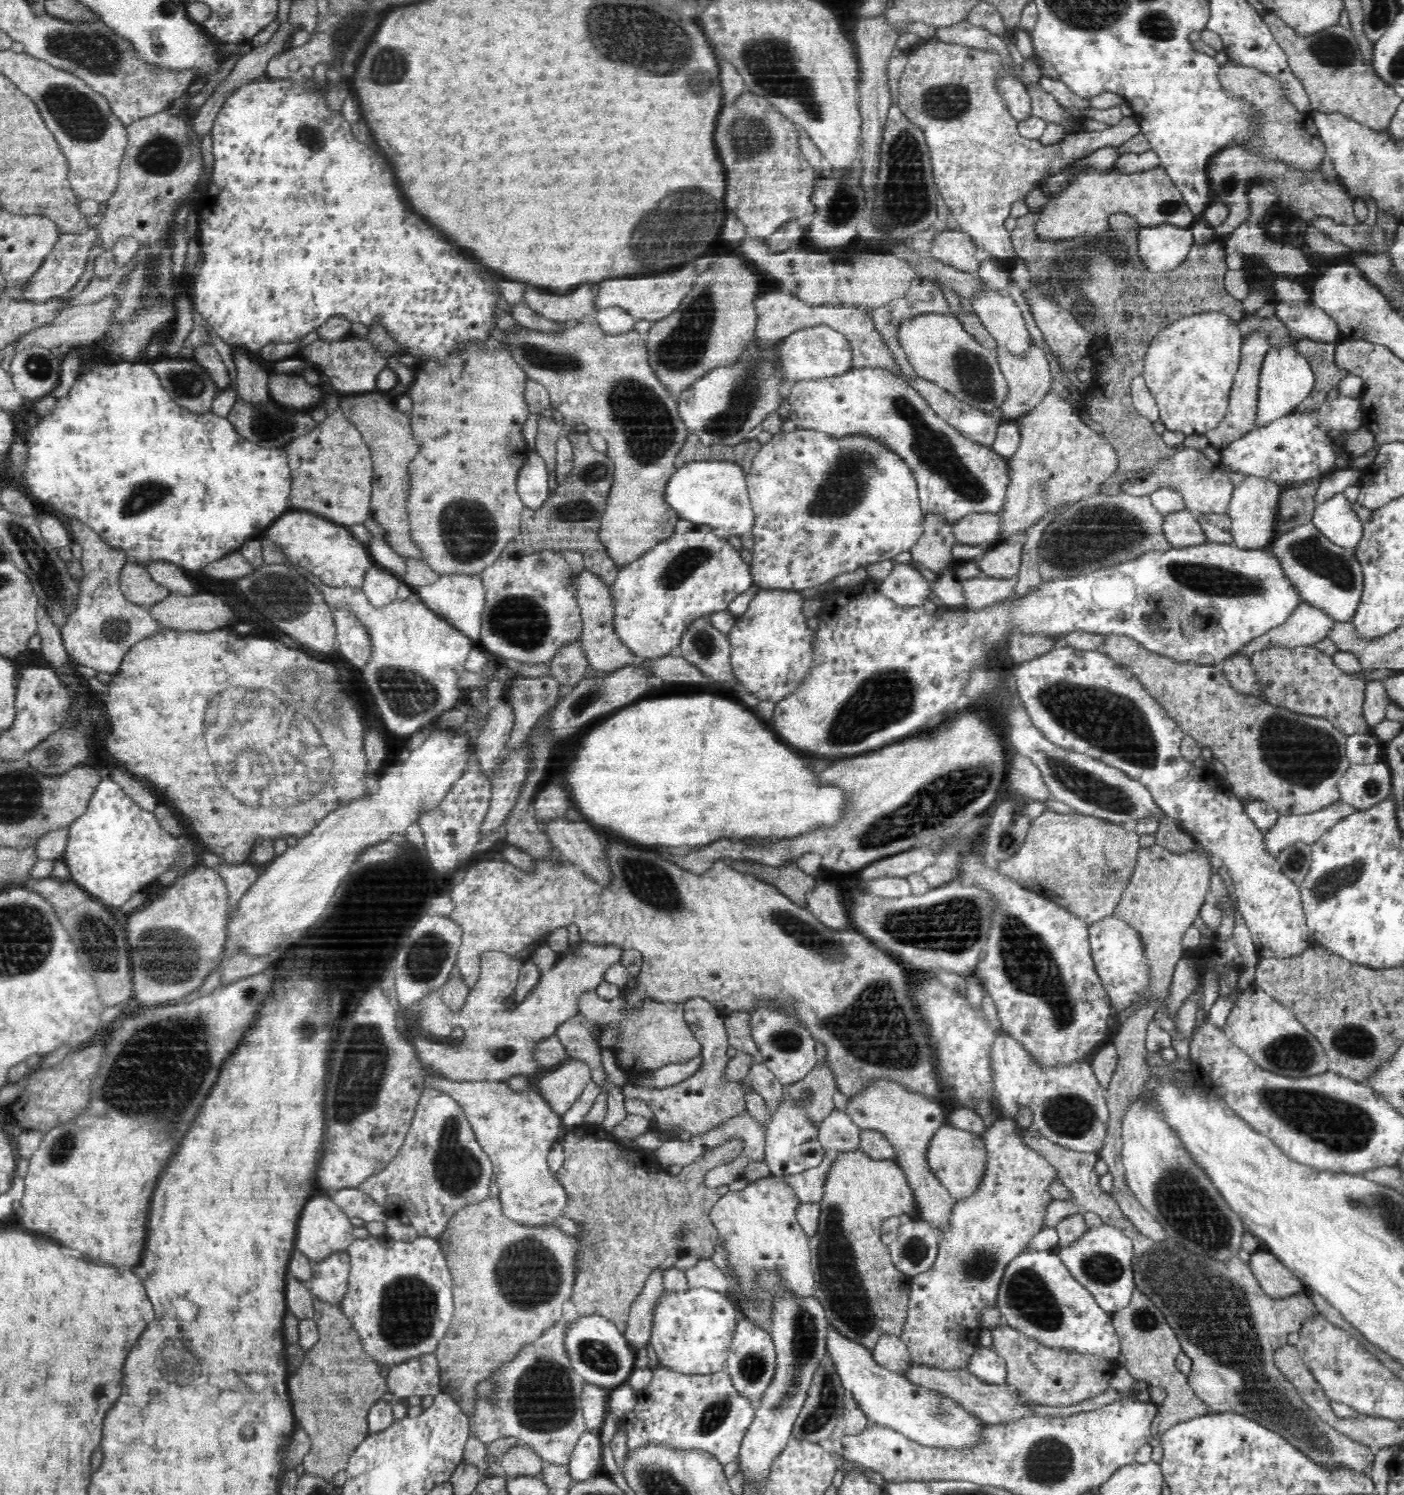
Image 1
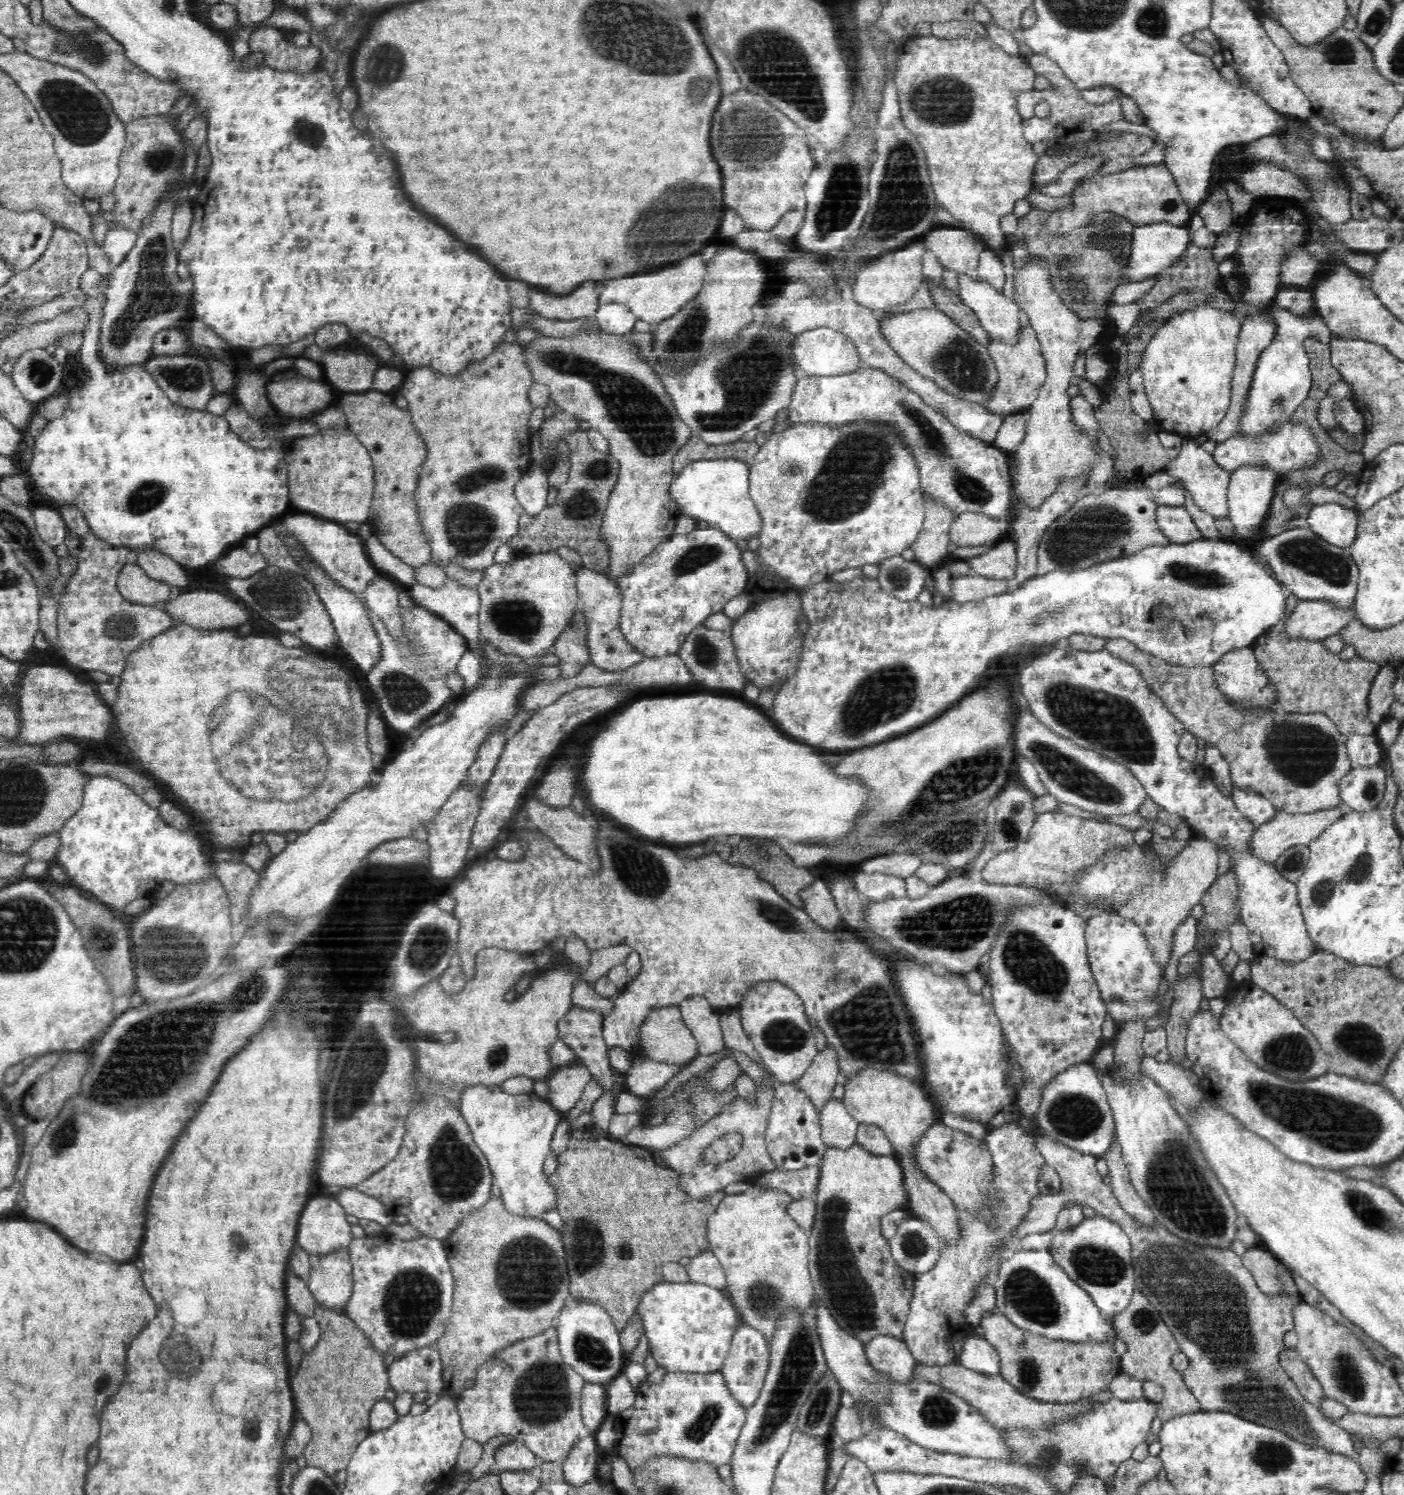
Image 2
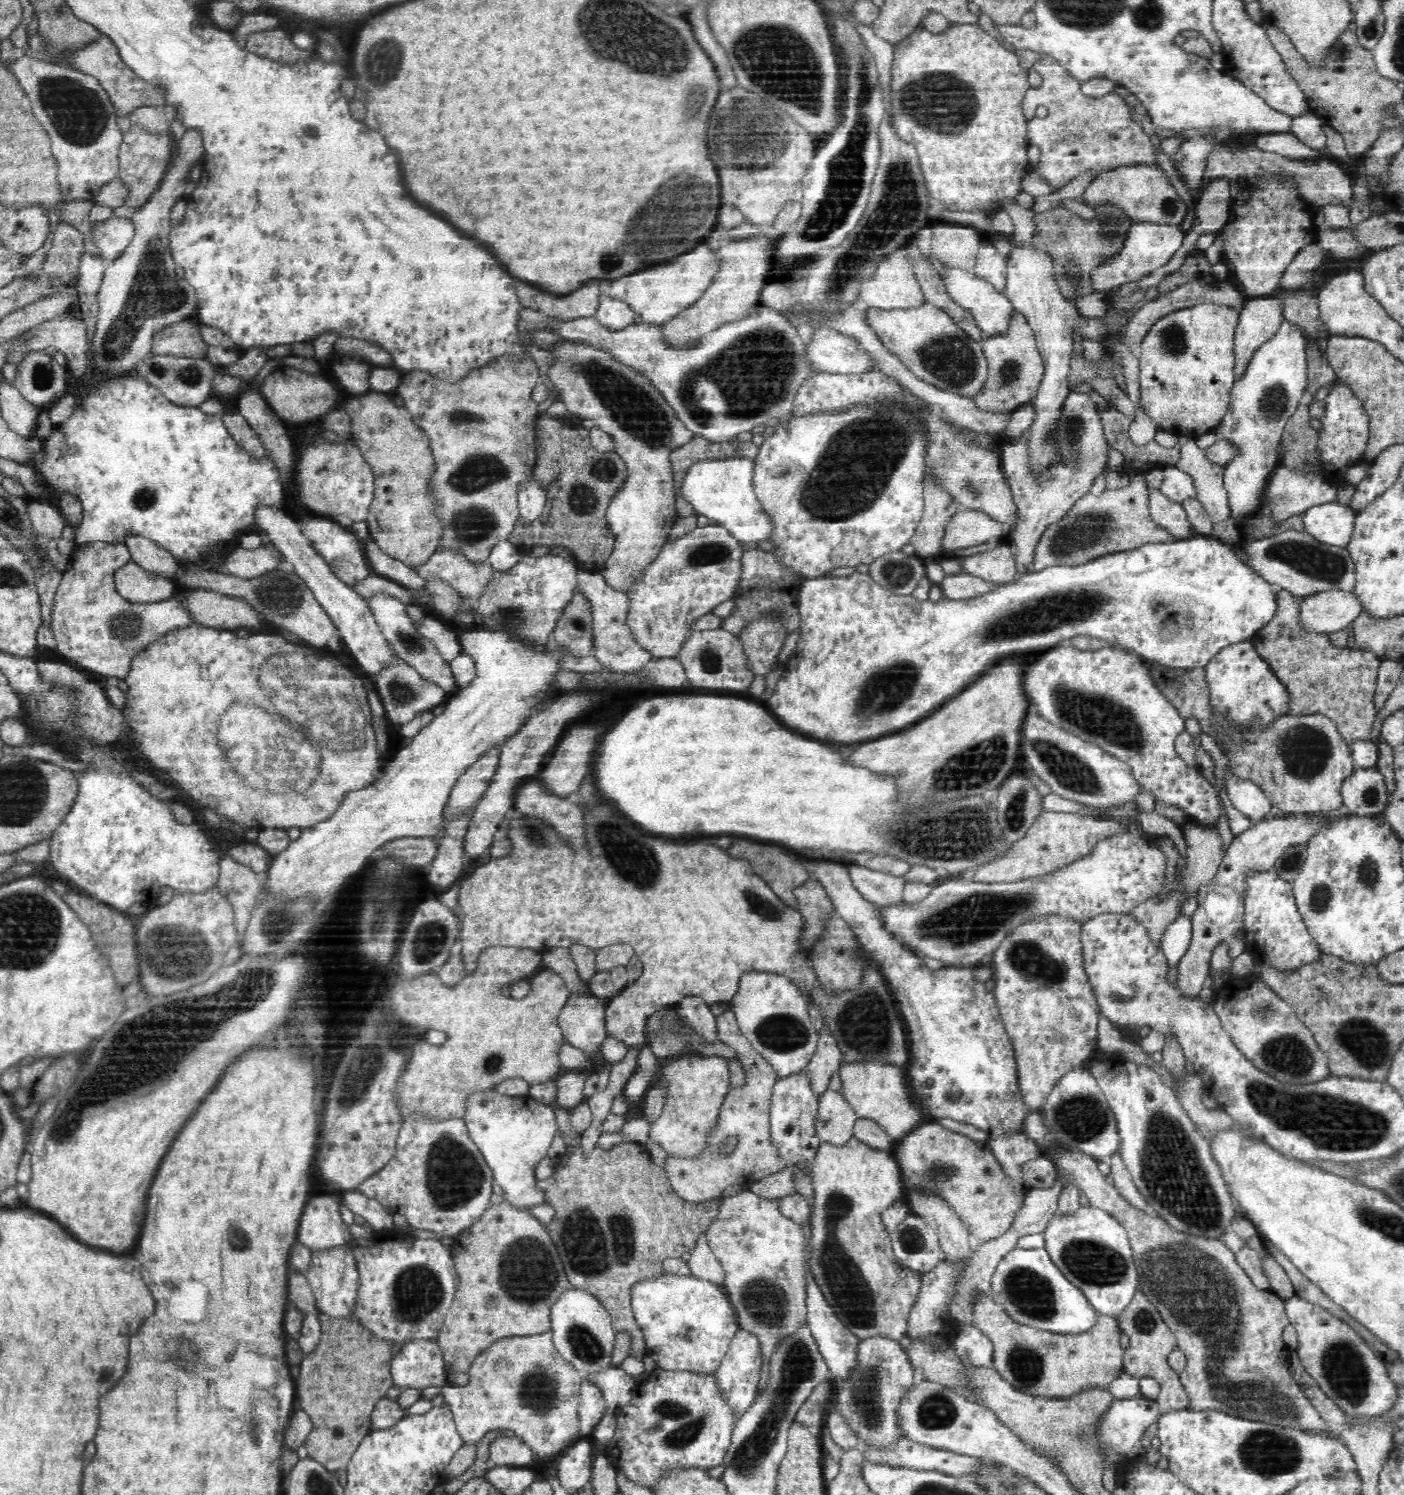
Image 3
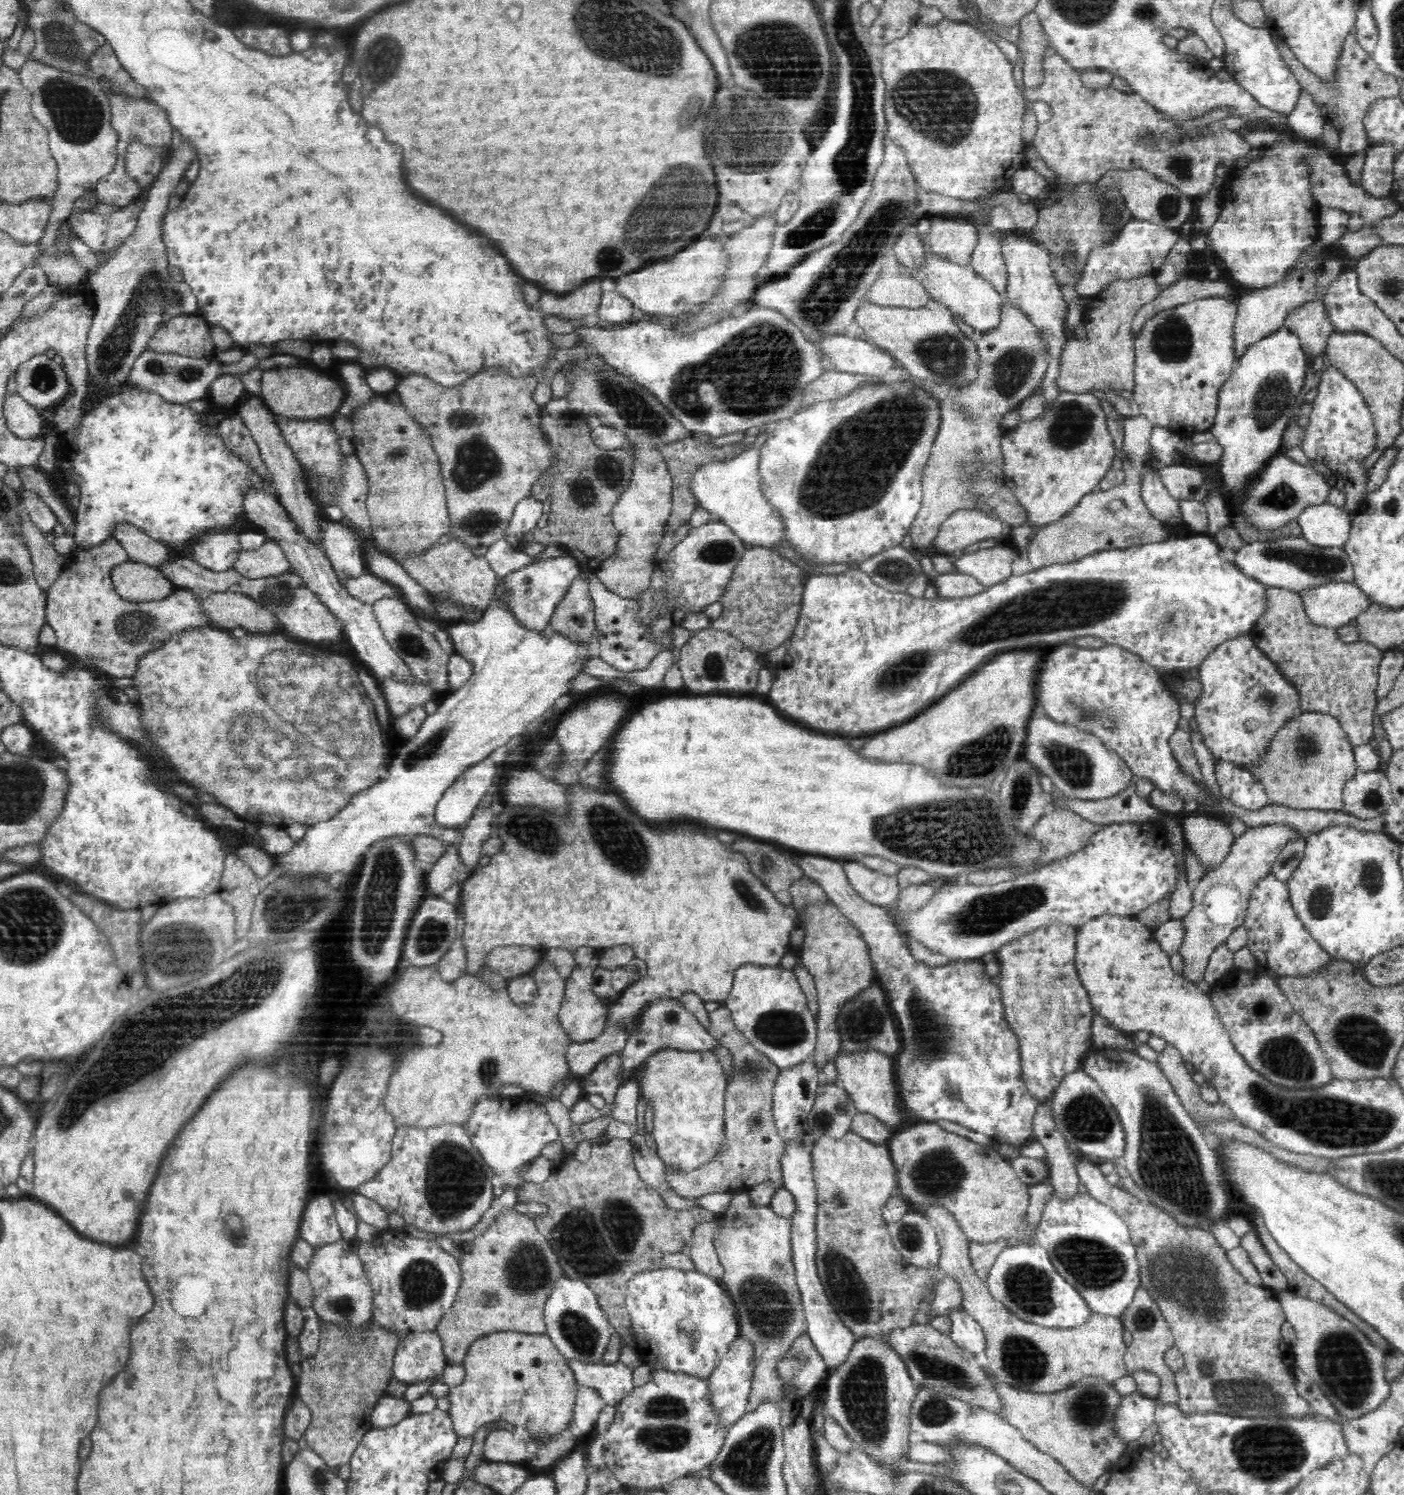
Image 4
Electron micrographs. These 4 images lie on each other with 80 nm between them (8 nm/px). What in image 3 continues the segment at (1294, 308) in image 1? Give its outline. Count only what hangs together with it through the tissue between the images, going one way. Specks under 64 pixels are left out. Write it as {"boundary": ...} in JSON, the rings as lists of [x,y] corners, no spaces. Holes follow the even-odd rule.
{"boundary":[[[1285,320],[1278,332],[1264,343],[1247,364],[1246,374],[1233,382],[1230,406],[1219,425],[1212,430],[1219,438],[1240,445],[1240,456],[1224,466],[1223,480],[1229,499],[1231,518],[1237,525],[1254,519],[1263,508],[1271,476],[1278,466],[1275,446],[1282,440],[1287,420],[1295,414],[1299,400],[1306,391],[1309,372],[1307,369],[1307,338],[1298,324]]]}

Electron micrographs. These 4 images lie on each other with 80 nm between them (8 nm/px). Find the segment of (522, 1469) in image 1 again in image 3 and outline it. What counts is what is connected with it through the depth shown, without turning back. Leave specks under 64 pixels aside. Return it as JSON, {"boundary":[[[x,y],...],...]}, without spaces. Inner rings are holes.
{"boundary":[[[498,1436],[490,1444],[488,1469],[500,1467],[527,1467],[536,1459],[532,1449],[517,1436]]]}

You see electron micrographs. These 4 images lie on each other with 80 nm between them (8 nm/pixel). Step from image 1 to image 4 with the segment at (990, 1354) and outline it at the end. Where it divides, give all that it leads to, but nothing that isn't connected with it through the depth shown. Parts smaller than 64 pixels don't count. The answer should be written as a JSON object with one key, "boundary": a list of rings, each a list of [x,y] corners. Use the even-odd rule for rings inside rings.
{"boundary":[[[952,1309],[947,1314],[952,1321],[951,1339],[956,1346],[968,1350],[976,1358],[984,1359],[985,1336],[982,1327],[965,1309]]]}

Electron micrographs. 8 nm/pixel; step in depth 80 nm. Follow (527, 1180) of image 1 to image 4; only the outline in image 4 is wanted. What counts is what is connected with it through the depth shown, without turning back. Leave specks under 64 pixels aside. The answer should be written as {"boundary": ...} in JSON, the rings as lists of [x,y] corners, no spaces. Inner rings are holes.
{"boundary":[[[500,1095],[480,1100],[468,1118],[466,1133],[494,1174],[499,1174],[504,1186],[512,1187],[516,1194],[526,1183],[519,1176],[519,1168],[540,1155],[548,1143],[559,1140],[558,1129],[544,1106],[535,1100],[524,1101],[522,1096]]]}

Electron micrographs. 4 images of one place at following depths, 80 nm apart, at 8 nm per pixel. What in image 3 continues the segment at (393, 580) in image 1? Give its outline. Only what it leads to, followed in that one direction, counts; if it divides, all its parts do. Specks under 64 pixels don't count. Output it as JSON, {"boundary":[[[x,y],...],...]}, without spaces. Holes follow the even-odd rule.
{"boundary":[[[381,591],[372,593],[369,596],[368,606],[372,609],[379,629],[396,656],[402,657],[408,664],[413,665],[419,671],[420,676],[426,677],[430,681],[435,681],[436,684],[440,685],[440,688],[449,691],[450,694],[461,688],[453,676],[450,665],[440,658],[440,654],[437,654],[432,642],[429,642],[428,639],[423,638],[416,632],[416,626],[413,626],[414,622],[408,616],[406,605],[401,600],[396,599],[391,593]]]}

